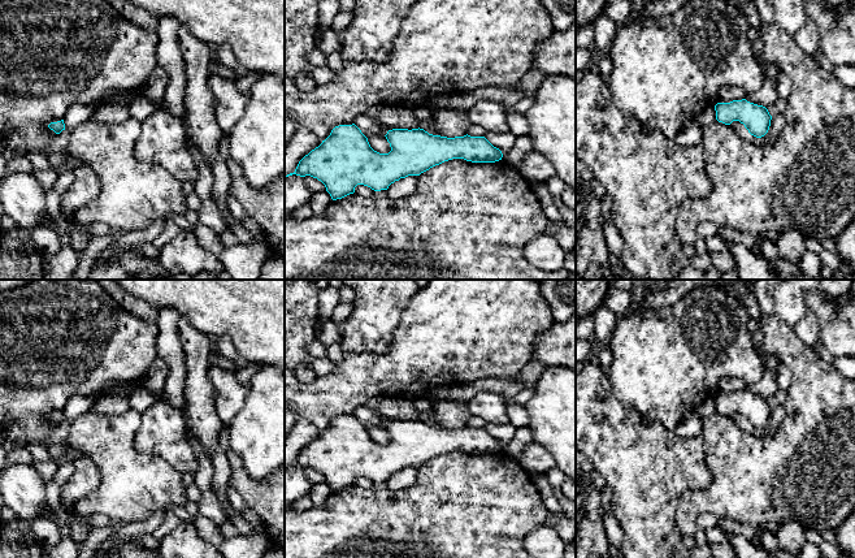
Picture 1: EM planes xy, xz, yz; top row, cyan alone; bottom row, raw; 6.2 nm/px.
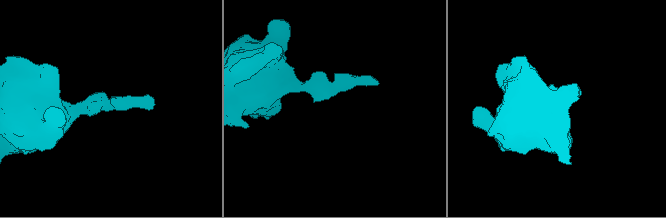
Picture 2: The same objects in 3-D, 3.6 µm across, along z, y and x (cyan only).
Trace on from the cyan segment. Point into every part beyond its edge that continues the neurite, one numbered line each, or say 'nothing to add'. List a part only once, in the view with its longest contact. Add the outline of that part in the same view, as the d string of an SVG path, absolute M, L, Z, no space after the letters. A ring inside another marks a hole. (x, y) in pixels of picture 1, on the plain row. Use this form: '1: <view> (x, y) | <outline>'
nothing to add

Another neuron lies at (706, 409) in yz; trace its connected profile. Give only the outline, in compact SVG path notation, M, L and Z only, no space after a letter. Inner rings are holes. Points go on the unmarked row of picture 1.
M708 397L703 403L700 403L694 410L693 415L703 419L703 418L711 416L713 412L716 412L715 397Z

